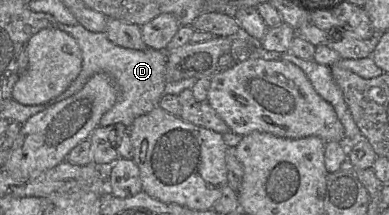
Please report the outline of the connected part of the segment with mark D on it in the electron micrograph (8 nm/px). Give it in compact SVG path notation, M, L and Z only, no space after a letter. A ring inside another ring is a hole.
M58 22L57 28L70 34L77 41L82 54L82 67L70 86L48 102L49 106L81 90L89 78L97 73L108 74L113 79L118 93L115 104L102 116L99 126L122 123L129 128L137 117L147 114L159 106L159 101L165 93L166 84L166 54L164 50L155 50L149 47L144 50L134 50L120 47L113 43L105 32L89 31L79 23L65 25Z

